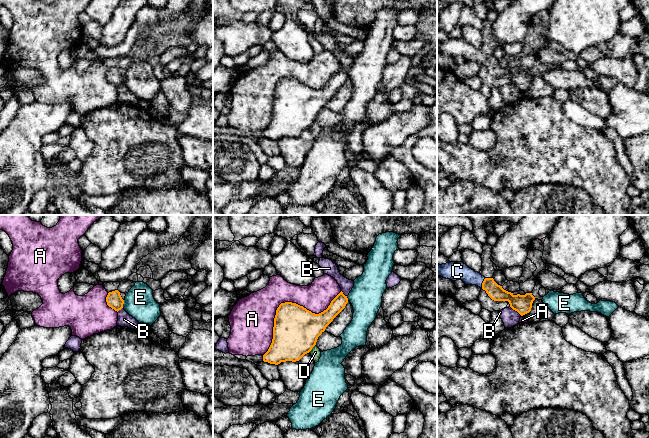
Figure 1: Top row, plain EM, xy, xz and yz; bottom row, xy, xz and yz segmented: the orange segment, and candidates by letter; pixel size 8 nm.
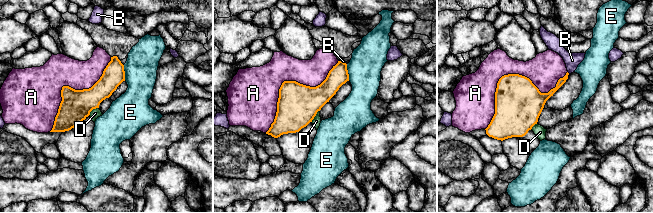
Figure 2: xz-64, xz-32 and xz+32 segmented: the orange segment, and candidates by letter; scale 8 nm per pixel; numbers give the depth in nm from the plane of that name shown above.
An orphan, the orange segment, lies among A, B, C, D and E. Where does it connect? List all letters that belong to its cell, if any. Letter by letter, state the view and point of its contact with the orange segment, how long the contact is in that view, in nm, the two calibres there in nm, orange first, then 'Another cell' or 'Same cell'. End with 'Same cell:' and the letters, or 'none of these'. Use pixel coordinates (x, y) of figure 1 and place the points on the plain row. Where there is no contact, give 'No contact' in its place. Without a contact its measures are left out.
A: Touches orange at xz (286, 78). Shared border 800 nm. Thickness 360 nm (orange) against 300 nm. Another cell
B: Touches orange at yz (516, 86). Shared border 120 nm. Thickness 150 nm (orange) against 140 nm. Another cell
C: Touches orange at yz (482, 59). Shared border 90 nm. Thickness 120 nm (orange) against 140 nm. Same cell
D: Touches orange at xz (312, 123). Shared border 90 nm. Thickness 360 nm (orange) against 80 nm. Another cell
E: Touches orange at xy (123, 79). Shared border 70 nm. Thickness 130 nm (orange) against 240 nm. Another cell
Same cell: C

